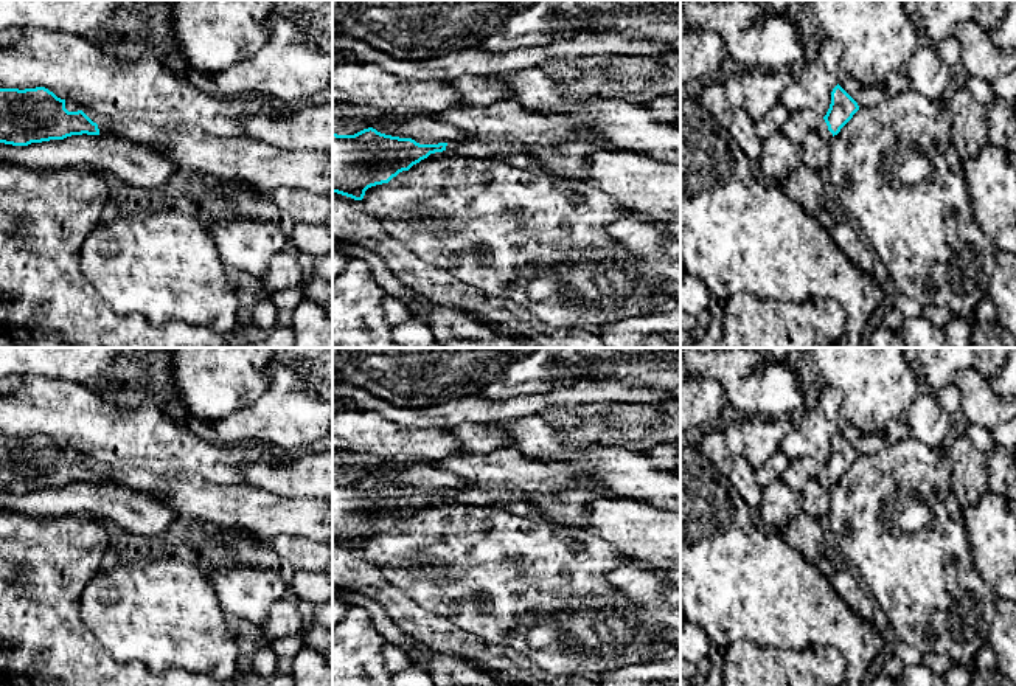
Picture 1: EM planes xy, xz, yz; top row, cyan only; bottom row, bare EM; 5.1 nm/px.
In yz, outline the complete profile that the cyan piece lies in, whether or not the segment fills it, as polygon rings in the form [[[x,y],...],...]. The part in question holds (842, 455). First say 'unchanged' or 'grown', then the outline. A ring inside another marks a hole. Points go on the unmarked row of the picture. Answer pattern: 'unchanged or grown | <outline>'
grown | [[[837,431],[831,439],[830,456],[817,473],[817,481],[830,490],[858,458],[858,450]]]

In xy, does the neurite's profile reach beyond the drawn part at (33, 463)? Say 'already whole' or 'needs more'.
needs more

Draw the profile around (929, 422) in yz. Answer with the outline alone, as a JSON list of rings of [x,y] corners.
[[[931,393],[918,396],[909,411],[909,436],[929,447],[940,449],[951,428],[951,416]]]

